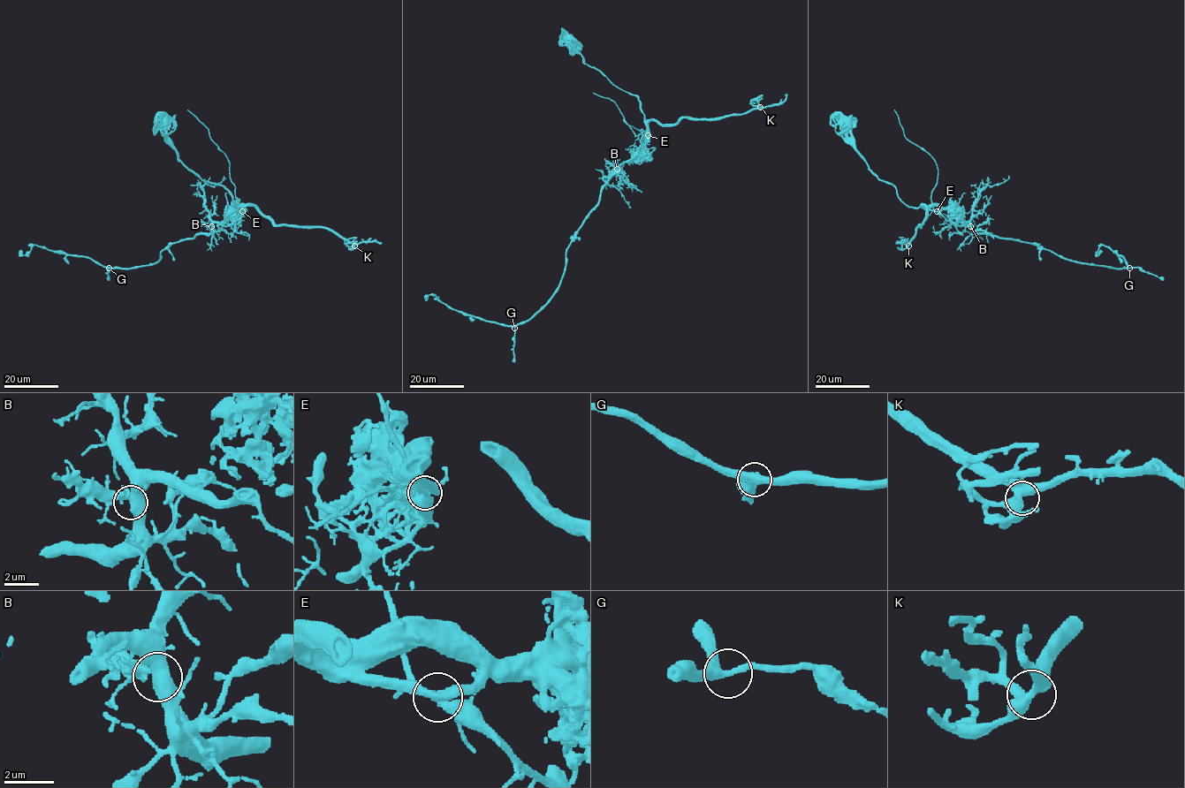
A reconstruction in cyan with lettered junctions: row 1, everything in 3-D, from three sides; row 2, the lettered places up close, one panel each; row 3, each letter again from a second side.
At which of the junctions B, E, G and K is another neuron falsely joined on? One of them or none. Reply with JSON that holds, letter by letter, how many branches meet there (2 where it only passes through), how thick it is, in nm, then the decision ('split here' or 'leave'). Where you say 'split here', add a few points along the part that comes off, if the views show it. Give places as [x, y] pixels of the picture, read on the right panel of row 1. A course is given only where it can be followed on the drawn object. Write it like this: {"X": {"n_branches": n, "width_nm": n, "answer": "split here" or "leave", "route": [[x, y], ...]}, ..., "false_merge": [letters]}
{"B": {"n_branches": 4, "width_nm": 440, "answer": "leave"}, "E": {"n_branches": 4, "width_nm": 440, "answer": "split here", "route": [[937, 211], [976, 233], [1127, 267], [1110, 248], [1101, 245], [1096, 254], [1102, 250]]}, "G": {"n_branches": 3, "width_nm": 380, "answer": "leave"}, "K": {"n_branches": 5, "width_nm": 440, "answer": "leave"}, "false_merge": ["E"]}

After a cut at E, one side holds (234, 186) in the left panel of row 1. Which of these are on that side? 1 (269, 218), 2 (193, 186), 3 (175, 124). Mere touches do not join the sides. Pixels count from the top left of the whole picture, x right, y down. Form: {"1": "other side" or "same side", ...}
{"1": "other side", "2": "same side", "3": "other side"}

